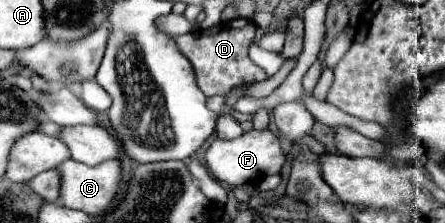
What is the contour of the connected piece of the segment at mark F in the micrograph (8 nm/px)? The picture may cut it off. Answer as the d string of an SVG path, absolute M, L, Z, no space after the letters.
M251 129L233 141L215 139L205 151L203 161L211 177L215 177L219 183L227 183L229 187L237 187L249 181L259 181L271 173L279 173L285 163L285 155L281 151L281 143L277 135L273 135L269 129L267 131Z

